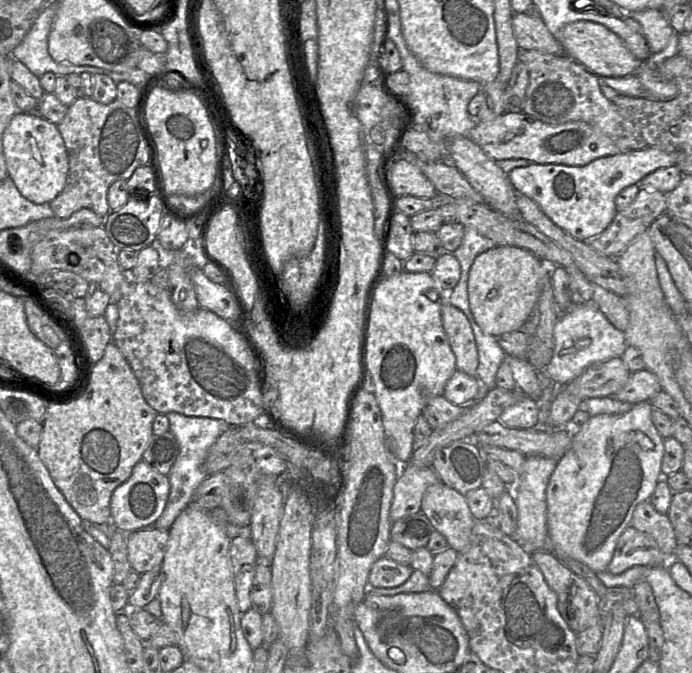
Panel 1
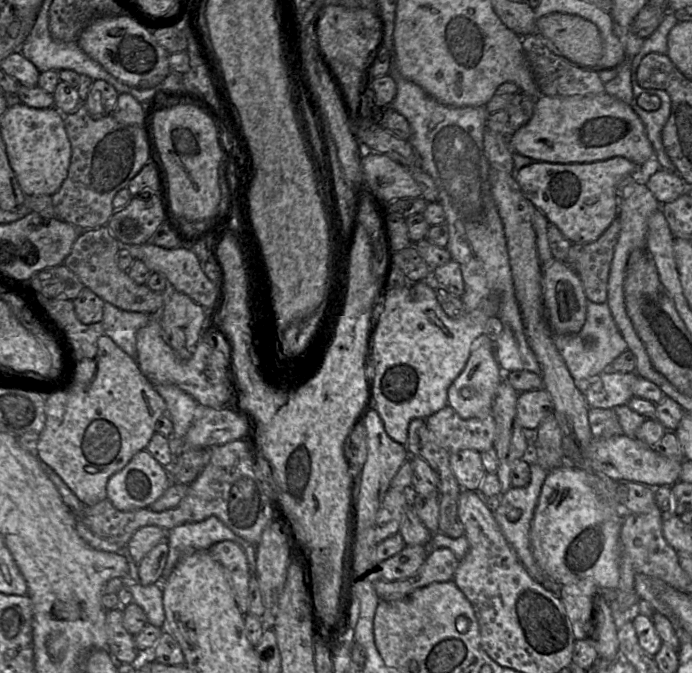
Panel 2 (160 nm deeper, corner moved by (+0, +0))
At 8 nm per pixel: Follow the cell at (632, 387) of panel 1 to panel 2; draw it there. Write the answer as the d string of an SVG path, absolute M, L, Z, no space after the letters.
M609 369L578 385L589 408L613 409L626 405L633 396L633 384L638 375Z

